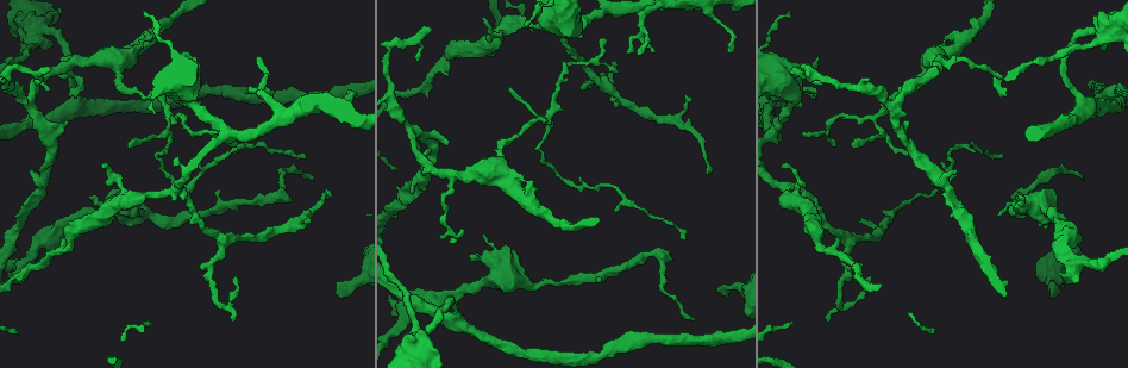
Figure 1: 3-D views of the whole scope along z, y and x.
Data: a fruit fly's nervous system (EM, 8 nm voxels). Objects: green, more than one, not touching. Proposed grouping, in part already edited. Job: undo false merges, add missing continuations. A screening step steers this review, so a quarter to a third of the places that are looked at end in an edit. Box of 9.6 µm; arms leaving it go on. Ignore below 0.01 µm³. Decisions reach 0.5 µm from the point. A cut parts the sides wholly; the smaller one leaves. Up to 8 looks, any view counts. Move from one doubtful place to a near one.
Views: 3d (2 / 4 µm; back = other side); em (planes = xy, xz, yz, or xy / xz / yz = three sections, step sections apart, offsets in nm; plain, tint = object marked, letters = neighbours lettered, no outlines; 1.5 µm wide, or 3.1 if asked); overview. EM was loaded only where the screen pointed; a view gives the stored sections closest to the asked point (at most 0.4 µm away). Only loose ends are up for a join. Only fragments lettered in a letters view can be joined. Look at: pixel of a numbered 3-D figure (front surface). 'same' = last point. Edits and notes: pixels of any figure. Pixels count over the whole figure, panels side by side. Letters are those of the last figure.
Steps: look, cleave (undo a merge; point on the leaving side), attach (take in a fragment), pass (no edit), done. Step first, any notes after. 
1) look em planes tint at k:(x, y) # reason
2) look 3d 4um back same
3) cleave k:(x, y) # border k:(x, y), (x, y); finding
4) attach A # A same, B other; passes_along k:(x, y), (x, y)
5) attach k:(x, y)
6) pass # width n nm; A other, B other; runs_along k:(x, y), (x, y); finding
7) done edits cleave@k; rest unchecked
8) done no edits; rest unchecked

look 3d 2um back at 1:(906, 124) # branch stops here

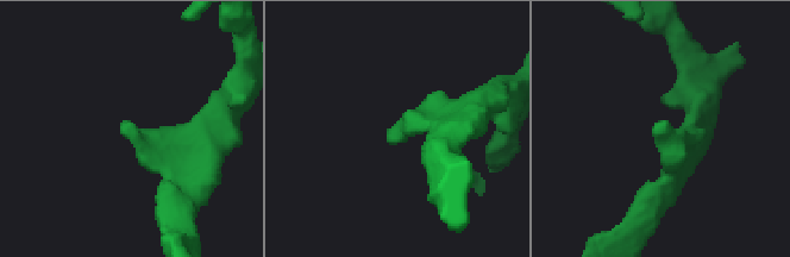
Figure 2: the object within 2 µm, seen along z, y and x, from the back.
look em planes letters at 2:(658, 130)

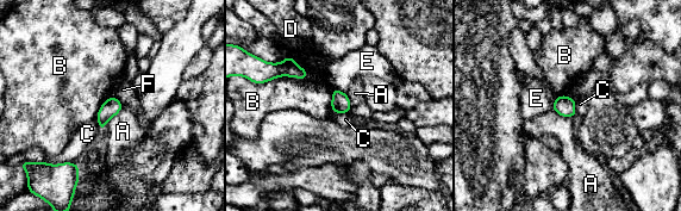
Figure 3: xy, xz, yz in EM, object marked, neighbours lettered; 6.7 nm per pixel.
pass # longest_contact B 340 nm; A other, B other, C other, D other, E other, F other; border 3:(52, 163), (73, 162), (77, 166); none of them fits

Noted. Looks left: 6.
look 3d 2um at 1:(818, 56) # an open end

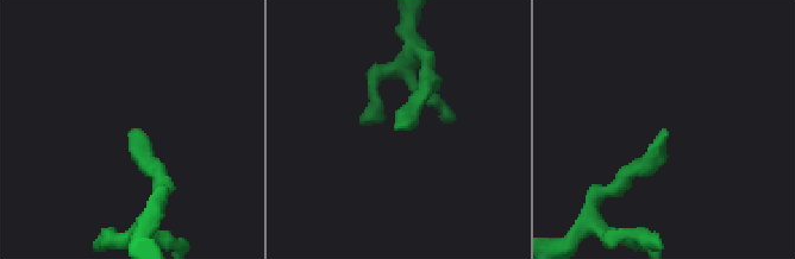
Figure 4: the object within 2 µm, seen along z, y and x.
look em xz step 8 tint at 4:(666, 134)

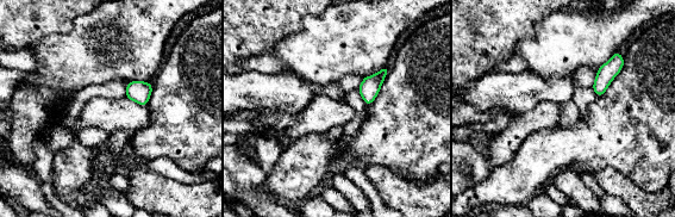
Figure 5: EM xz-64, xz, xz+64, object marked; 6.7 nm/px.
look em planes letters same # another direction

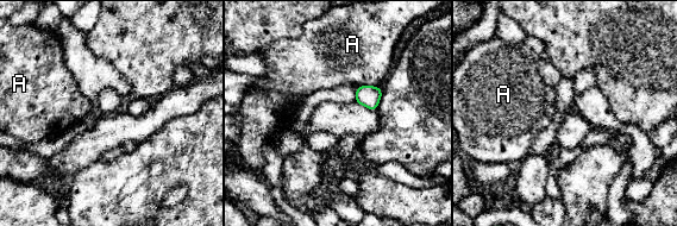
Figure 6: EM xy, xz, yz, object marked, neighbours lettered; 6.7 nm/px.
pass # longest_contact A 160 nm; A other; no lettered fragment goes on from it

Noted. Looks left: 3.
look 3d 4um at 1:(720, 289) # branch stops here

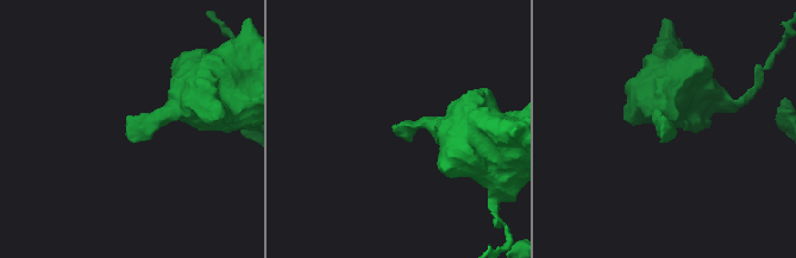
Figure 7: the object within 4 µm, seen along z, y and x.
look em planes letters at 7:(662, 139) # now the EM

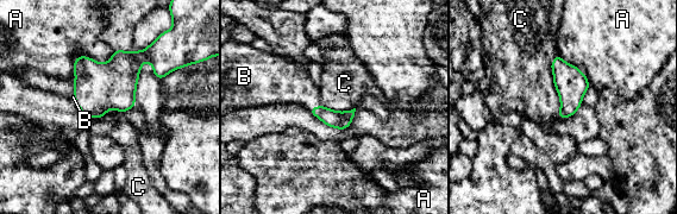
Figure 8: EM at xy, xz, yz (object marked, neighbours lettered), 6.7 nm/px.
attach B # longest_contact C 420 nm; A other, B same, C other; passes_along 8:(340, 120), (317, 106), (288, 82); the neuron continues

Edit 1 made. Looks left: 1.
done edits attach@8; rest unchecked

